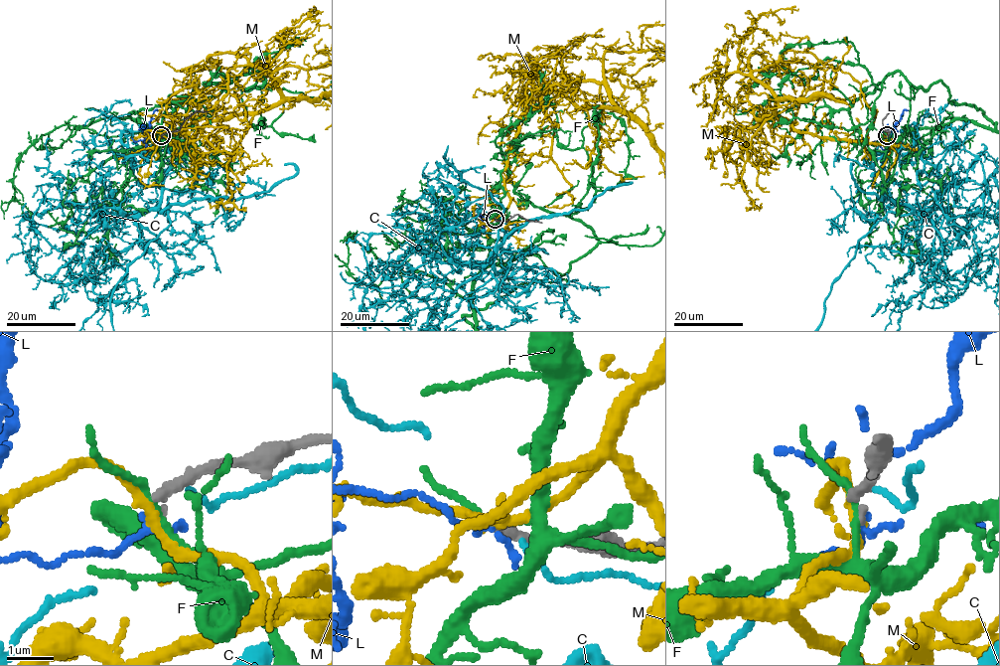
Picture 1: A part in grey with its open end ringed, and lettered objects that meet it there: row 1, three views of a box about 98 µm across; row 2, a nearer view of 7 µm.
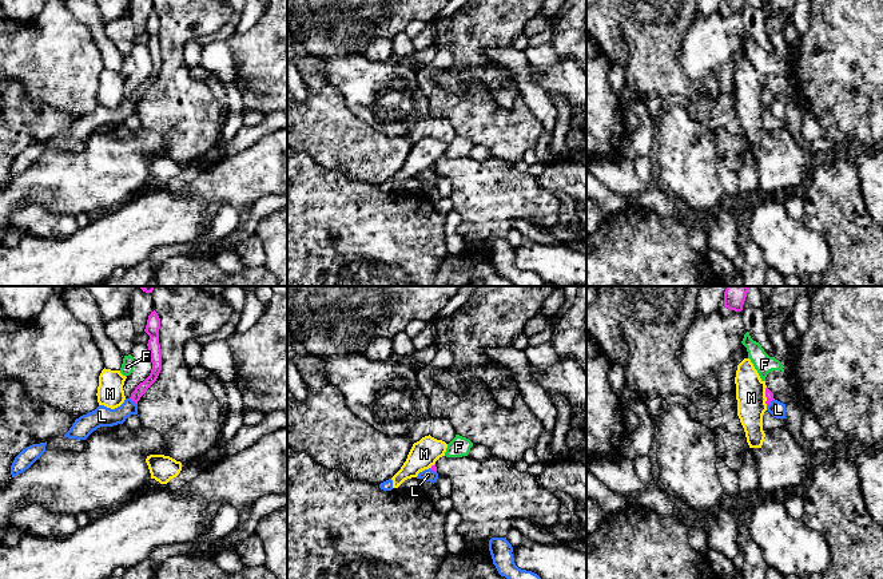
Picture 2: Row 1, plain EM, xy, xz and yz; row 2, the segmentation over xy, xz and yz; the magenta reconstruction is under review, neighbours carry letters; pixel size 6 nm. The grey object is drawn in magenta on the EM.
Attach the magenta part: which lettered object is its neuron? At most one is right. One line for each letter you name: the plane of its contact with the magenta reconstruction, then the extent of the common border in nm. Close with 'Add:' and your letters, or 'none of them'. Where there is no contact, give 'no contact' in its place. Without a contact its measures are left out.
Add: none of them

